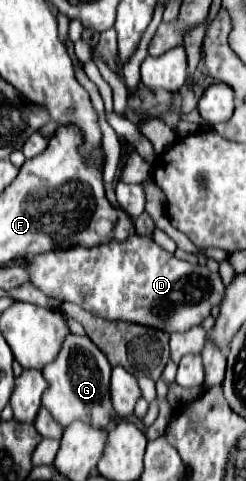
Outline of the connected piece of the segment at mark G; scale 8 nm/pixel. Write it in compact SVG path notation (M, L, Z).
M68 334L62 342L62 348L56 360L44 366L42 374L48 382L48 394L44 394L44 408L52 412L52 416L62 424L68 426L72 420L88 420L96 428L106 428L110 422L110 396L108 396L108 380L110 380L112 366L108 364L104 352L88 338L80 334Z

